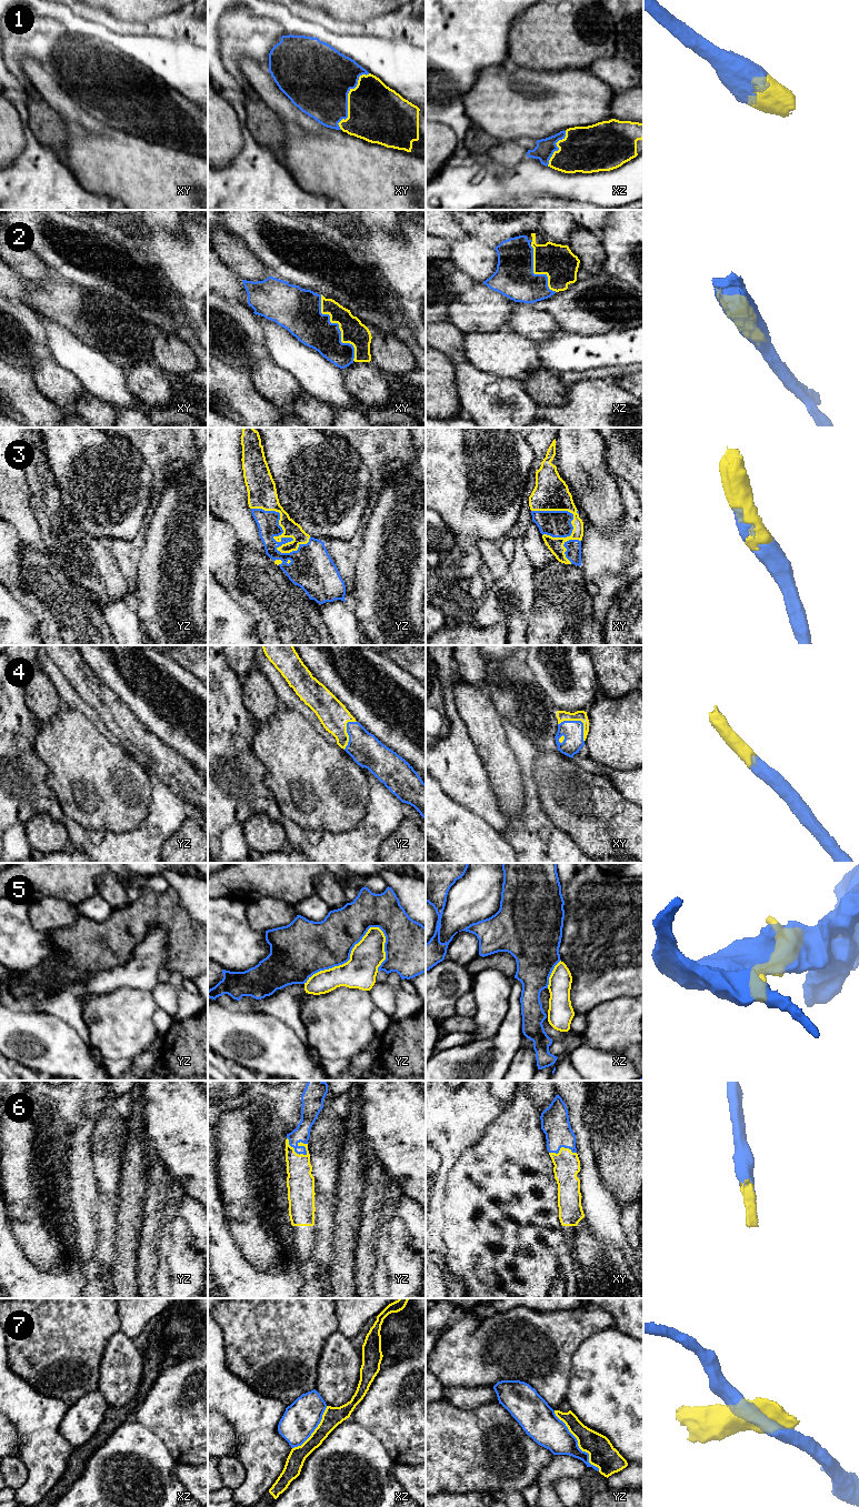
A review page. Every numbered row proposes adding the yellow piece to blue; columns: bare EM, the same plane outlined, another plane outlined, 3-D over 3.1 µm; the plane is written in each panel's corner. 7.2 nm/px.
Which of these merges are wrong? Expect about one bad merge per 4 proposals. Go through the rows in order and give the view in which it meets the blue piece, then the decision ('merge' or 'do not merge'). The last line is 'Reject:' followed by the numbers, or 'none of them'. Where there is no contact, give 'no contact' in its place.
1: contact in xy; merge
2: contact in xy; merge
3: contact in yz; merge
4: contact in xy; merge
5: contact in yz; do not merge
6: contact in yz; merge
7: contact in yz; do not merge
Reject: 5, 7

